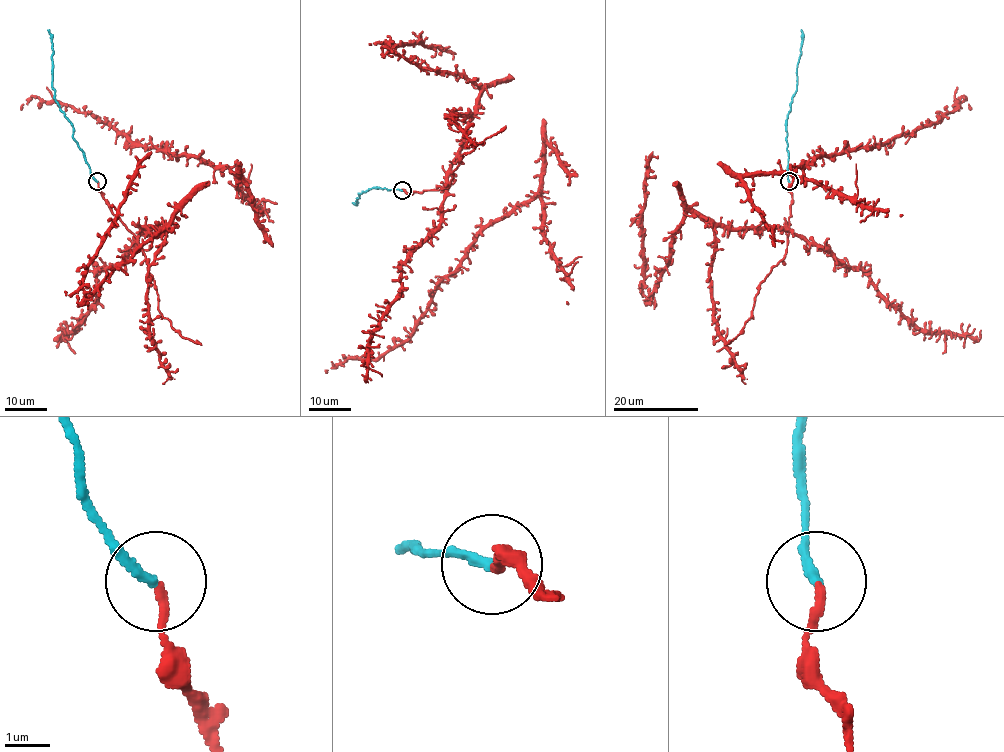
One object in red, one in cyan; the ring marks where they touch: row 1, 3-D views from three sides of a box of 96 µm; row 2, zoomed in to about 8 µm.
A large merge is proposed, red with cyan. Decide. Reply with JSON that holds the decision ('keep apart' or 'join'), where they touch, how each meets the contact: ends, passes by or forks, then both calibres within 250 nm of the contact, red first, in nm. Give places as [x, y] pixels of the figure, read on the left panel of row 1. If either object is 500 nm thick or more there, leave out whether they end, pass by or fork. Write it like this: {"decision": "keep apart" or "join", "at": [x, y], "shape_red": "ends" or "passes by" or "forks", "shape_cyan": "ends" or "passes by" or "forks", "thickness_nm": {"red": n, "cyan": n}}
{"decision": "join", "at": [97, 181], "shape_red": "ends", "shape_cyan": "ends", "thickness_nm": {"red": 200, "cyan": 200}}

